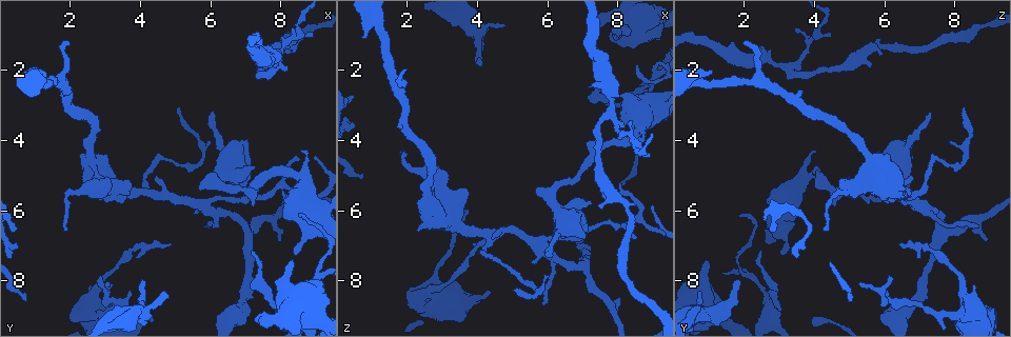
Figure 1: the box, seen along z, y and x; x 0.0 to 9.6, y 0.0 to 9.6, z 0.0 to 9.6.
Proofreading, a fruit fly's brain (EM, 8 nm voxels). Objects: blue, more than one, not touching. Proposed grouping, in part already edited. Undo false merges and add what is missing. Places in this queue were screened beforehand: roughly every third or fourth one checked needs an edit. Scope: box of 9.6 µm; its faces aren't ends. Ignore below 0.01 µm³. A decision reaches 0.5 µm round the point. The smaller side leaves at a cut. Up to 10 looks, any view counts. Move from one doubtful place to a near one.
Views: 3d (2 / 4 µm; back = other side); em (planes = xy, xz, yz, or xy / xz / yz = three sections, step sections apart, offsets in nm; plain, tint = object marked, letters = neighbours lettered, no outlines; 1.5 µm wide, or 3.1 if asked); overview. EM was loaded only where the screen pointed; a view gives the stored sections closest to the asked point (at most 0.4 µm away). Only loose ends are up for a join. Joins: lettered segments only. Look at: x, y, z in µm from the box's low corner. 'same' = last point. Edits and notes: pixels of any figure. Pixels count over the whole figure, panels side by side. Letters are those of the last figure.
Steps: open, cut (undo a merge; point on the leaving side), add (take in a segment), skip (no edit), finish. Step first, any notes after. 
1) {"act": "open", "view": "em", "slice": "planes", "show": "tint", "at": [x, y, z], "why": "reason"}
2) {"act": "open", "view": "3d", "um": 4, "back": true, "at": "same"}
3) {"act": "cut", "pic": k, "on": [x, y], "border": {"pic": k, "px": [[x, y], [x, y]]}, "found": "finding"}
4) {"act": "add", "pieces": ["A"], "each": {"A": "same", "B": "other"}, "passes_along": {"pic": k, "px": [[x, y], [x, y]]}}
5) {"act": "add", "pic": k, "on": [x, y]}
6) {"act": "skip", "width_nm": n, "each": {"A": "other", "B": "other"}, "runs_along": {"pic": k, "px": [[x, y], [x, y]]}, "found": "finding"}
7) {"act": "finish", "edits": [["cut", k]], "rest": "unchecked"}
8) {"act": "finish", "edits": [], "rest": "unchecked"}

{"act": "open", "view": "em", "slice": "planes", "show": "letters", "at": [7.00, 3.95, 6.75], "why": "stops while still wide"}

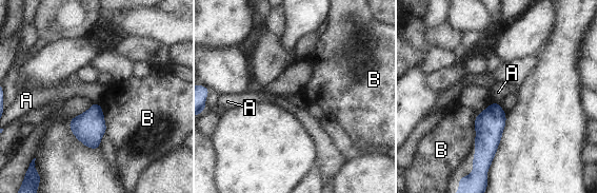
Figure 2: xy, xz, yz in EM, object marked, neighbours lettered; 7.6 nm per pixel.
{"act": "skip", "each": {"A": "other", "B": "other"}, "border": {"pic": 2, "px": [[93, 101], [99, 104]]}, "found": "no lettered segment goes on from it"}

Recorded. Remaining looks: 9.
{"act": "open", "view": "em", "slice": "planes", "show": "letters", "at": [7.50, 1.55, 5.90], "why": "thick end"}

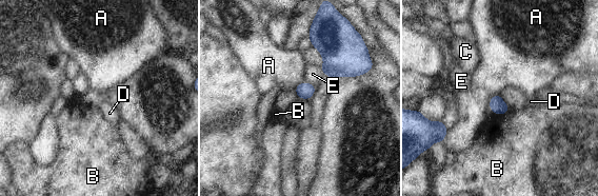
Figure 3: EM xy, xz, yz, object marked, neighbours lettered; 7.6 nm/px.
{"act": "skip", "each": {"A": "other", "B": "other", "C": "other", "D": "other", "E": "other"}, "border": {"pic": 3, "px": [[510, 109], [501, 114], [491, 111]]}, "found": "no lettered segment goes on from it"}

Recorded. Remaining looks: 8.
{"act": "open", "view": "em", "slice": "planes", "show": "plain", "at": [8.05, 5.40, 5.25], "why": "tapers out"}

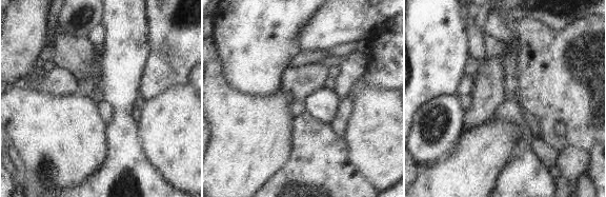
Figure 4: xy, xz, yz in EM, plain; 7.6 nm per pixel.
{"act": "open", "view": "em", "slice": "planes", "show": "letters", "at": "same"}

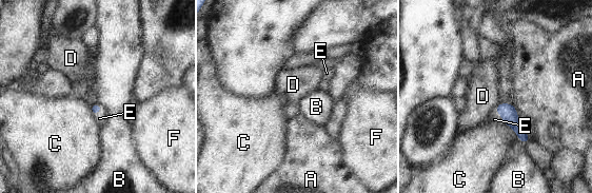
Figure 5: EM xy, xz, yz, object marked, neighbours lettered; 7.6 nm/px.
{"act": "add", "pieces": ["E"], "each": {"A": "other", "B": "other", "C": "other", "D": "other", "E": "same", "F": "other"}, "passes_along": {"pic": 5, "px": [[509, 113], [499, 114], [494, 117]]}, "found": "it goes on there"}

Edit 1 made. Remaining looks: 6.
{"act": "open", "view": "3d", "um": 4, "back": true, "at": [8.95, 0.90, 4.55], "why": "thin end"}

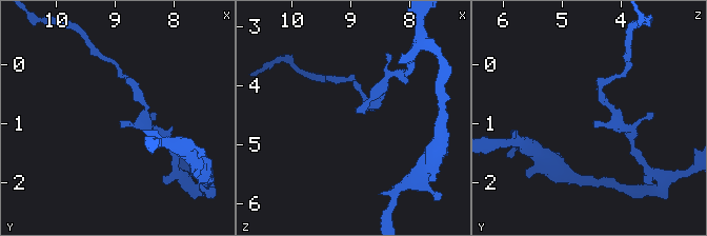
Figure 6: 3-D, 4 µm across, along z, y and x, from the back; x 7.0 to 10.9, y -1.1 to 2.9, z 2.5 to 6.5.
{"act": "open", "view": "em", "slice": "planes", "show": "letters", "at": [8.90, 0.90, 4.50], "why": "shape alone is not enough"}

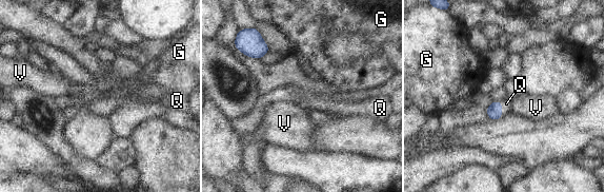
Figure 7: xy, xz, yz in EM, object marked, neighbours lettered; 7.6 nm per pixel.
{"act": "add", "pieces": ["Q"], "longest_contact_nm": ["Q", 120], "each": {"G": "other", "Q": "same", "V": "other"}, "passes_along": {"pic": 7, "px": [[493, 111], [501, 109], [506, 103]]}, "found": "it goes on there"}

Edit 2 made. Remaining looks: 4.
{"act": "finish", "edits": [["add", 5], ["add", 7]], "rest": "unchecked"}

